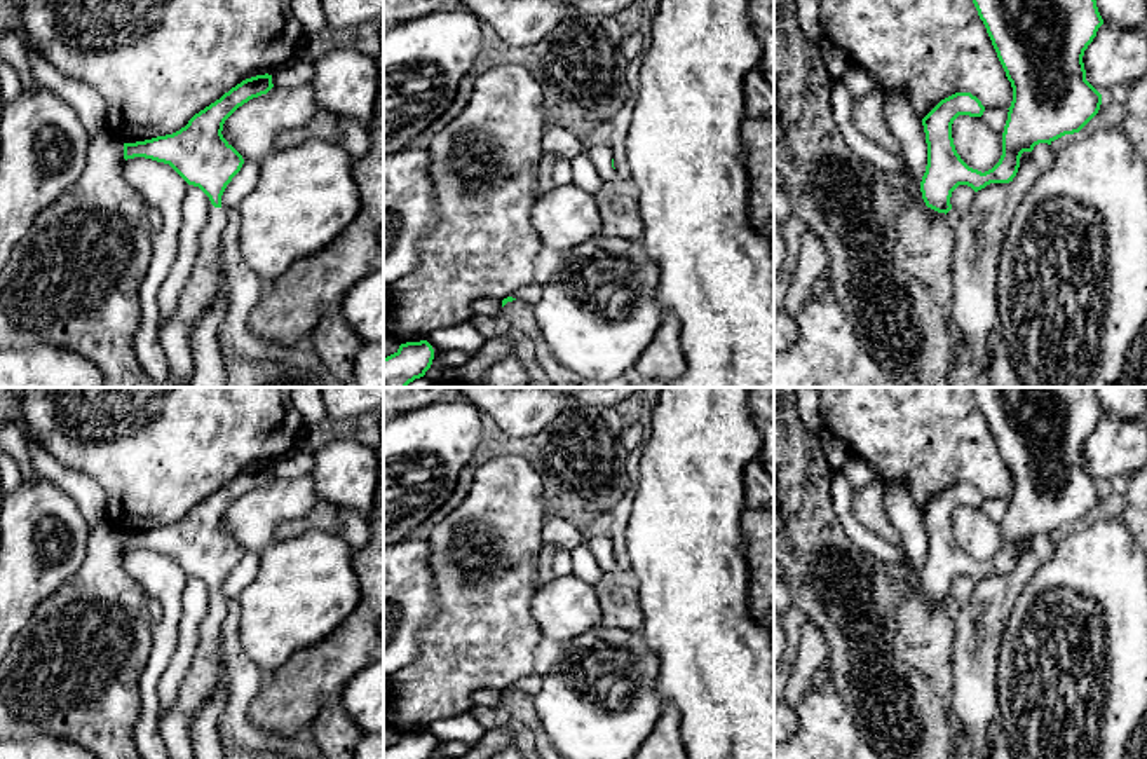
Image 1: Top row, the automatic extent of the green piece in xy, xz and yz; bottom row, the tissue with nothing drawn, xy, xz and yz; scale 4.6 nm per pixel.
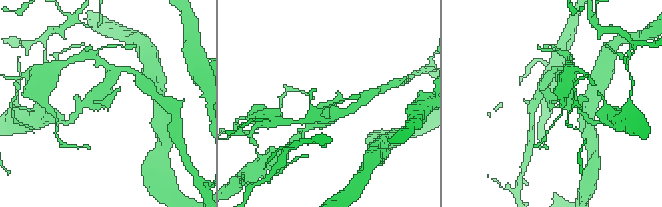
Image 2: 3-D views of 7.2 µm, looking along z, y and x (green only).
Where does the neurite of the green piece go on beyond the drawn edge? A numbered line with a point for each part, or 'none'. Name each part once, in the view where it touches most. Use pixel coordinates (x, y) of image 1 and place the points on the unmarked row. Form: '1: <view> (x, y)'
1: xz (600, 547)

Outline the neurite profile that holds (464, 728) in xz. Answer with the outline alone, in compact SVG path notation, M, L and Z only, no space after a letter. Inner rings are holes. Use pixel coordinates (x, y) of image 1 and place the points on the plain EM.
M469 712L434 721L427 733L438 743L462 742L472 747L485 736L483 726Z

